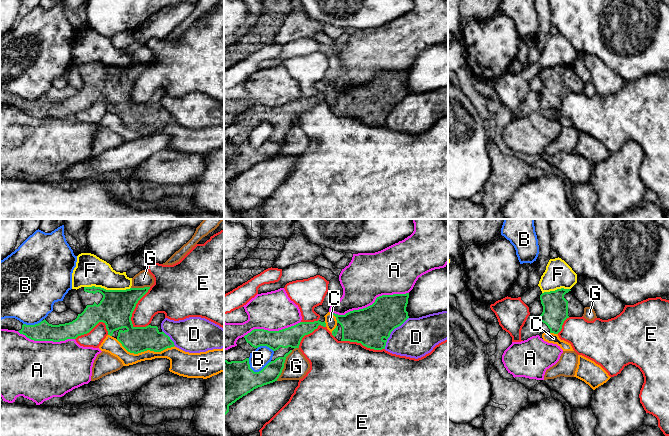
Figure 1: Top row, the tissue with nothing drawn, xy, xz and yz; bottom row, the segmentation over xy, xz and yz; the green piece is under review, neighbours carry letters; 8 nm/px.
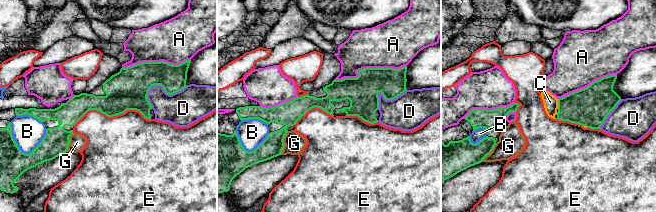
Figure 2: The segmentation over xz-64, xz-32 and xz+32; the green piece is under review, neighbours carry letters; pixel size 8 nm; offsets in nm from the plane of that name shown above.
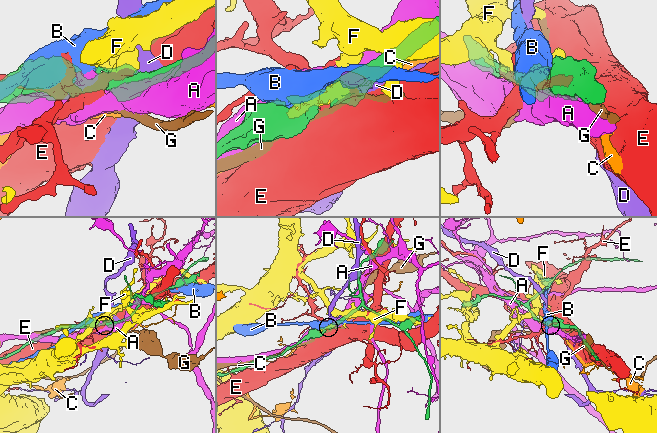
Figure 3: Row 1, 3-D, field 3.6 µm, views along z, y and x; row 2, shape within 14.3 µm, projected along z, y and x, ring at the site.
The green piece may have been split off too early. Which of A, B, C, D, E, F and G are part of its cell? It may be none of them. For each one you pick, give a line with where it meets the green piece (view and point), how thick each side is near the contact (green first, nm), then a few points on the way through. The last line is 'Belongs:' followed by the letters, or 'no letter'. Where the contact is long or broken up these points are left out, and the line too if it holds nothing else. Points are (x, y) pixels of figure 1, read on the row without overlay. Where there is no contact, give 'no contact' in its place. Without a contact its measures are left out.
Belongs: no letter

